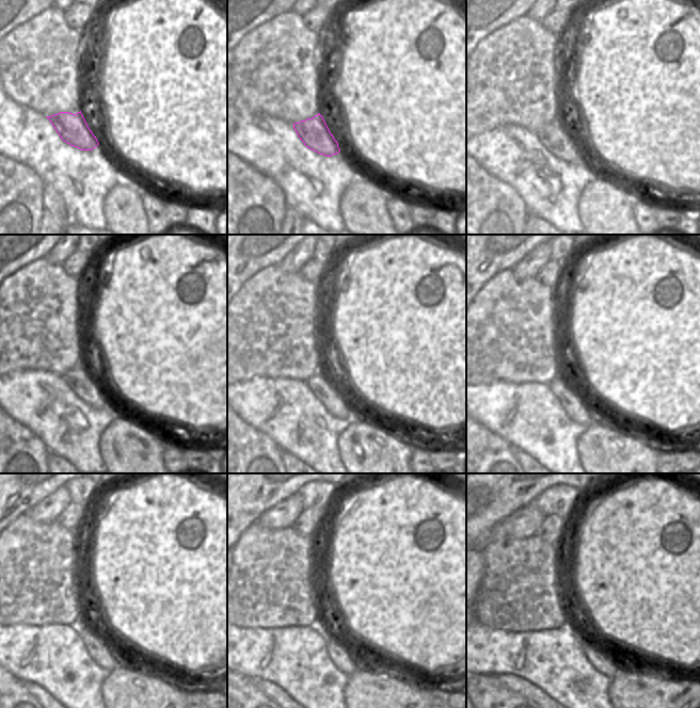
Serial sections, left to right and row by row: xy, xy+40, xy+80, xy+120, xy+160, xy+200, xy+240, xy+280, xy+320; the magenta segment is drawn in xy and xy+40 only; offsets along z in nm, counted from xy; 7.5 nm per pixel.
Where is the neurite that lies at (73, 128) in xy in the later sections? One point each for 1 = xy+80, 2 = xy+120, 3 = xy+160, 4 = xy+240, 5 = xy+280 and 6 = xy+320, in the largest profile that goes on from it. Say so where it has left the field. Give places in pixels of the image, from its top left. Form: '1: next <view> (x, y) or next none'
1: next xy+80 (555, 138)
2: next xy+120 (78, 379)
3: next xy+160 (322, 389)
4: next xy+240 (101, 654)
5: next xy+280 (349, 659)
6: next xy+320 (603, 662)

